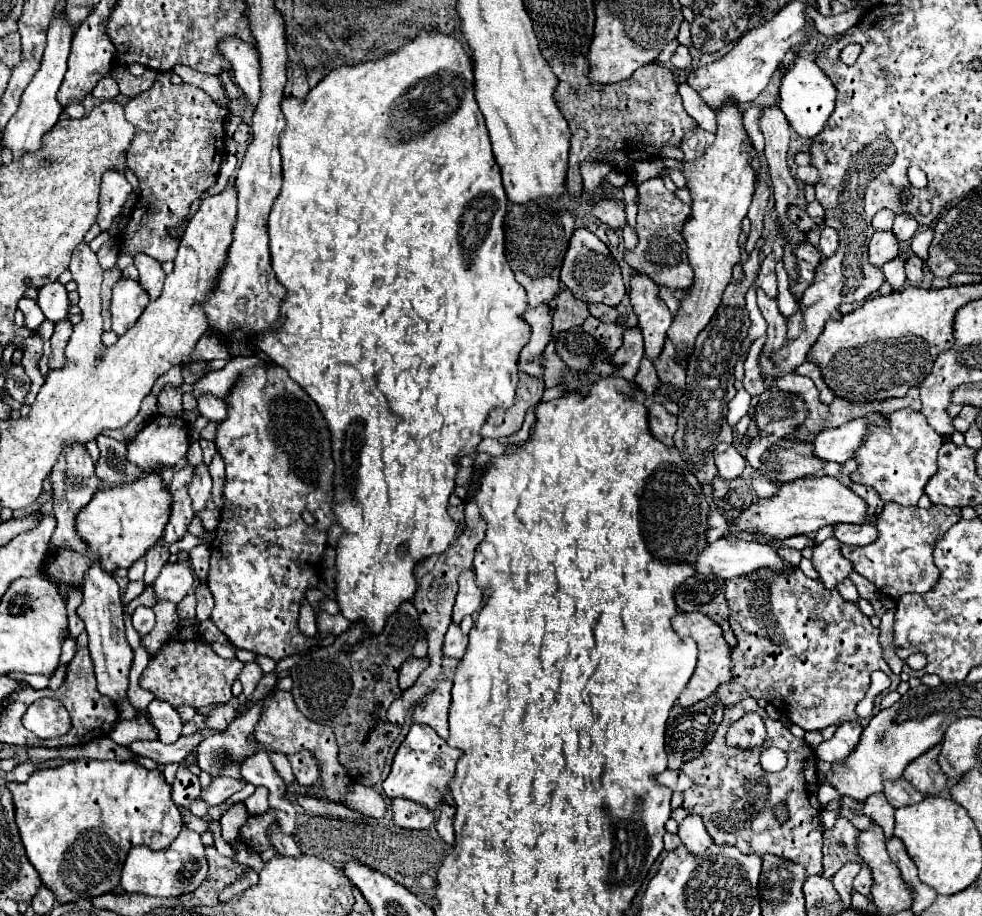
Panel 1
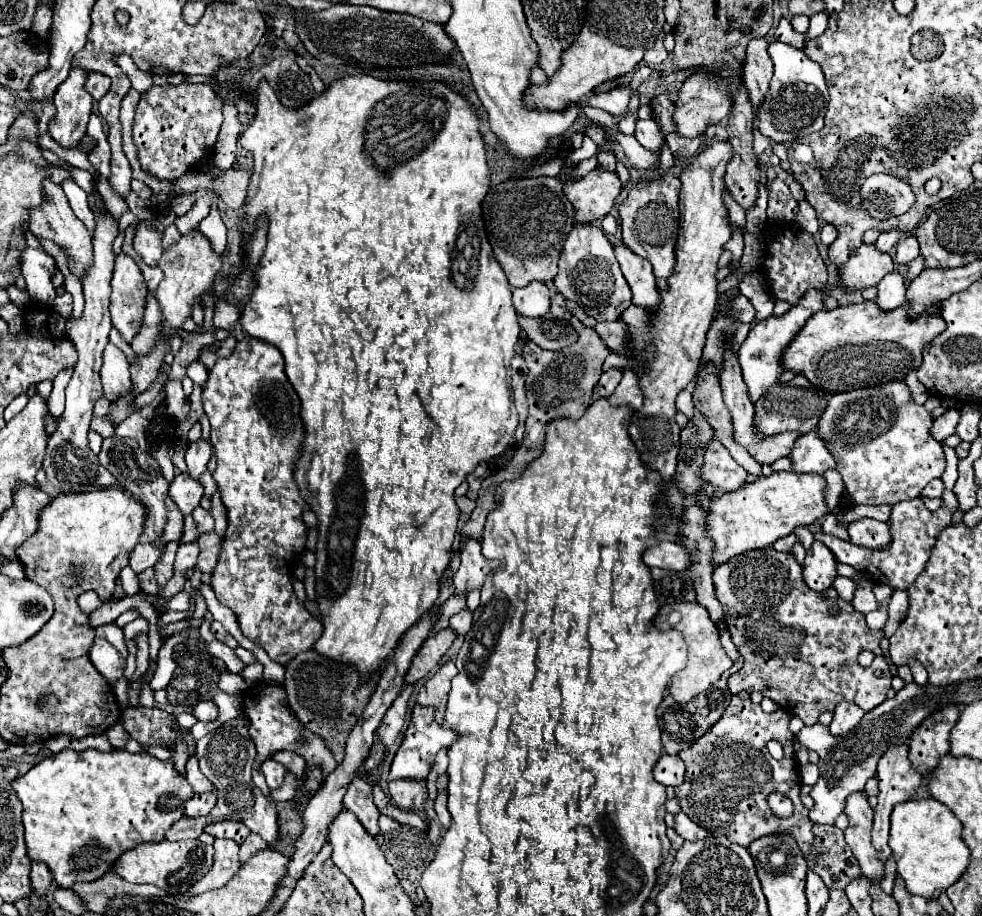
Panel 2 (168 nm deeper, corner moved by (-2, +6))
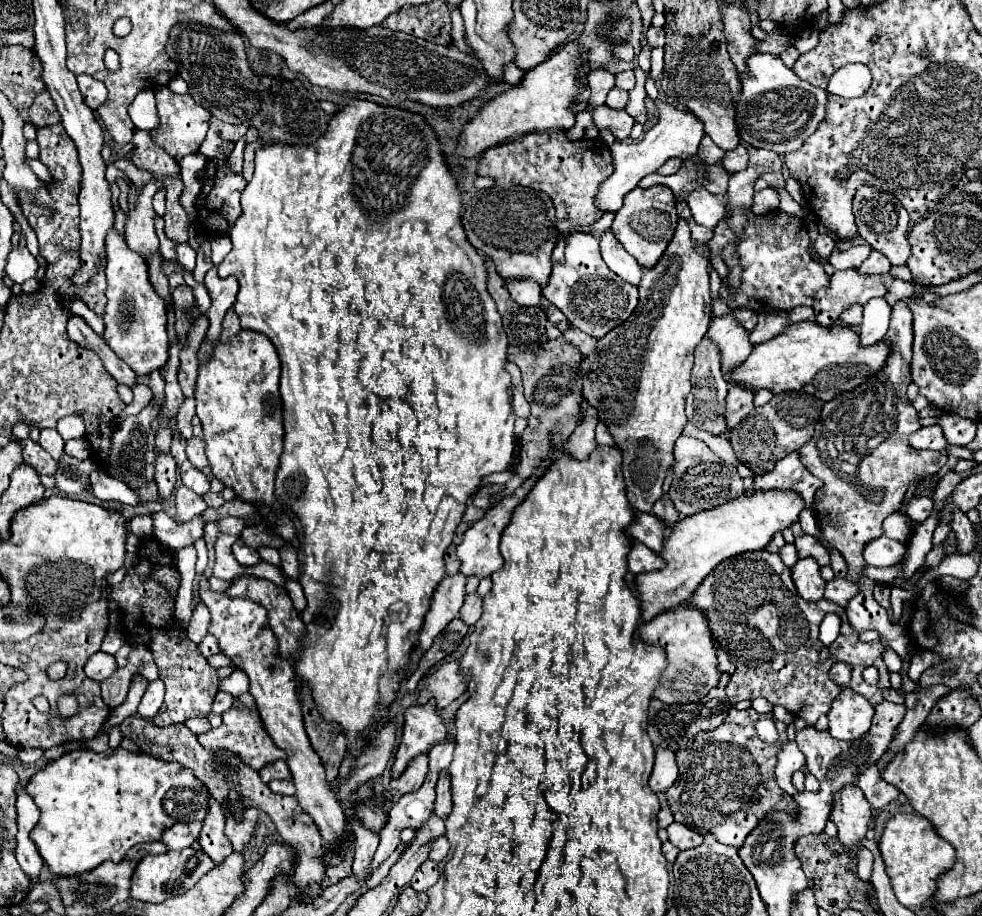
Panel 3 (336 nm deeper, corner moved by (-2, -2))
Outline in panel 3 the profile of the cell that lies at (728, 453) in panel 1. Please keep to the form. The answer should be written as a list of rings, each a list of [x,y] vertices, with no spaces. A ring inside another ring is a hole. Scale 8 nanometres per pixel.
[[[681,435],[675,441],[673,455],[675,455],[673,481],[671,481],[671,487],[667,493],[669,493],[673,507],[677,509],[681,519],[695,515],[703,509],[713,509],[717,505],[723,505],[723,503],[737,499],[739,495],[745,493],[743,479],[739,477],[737,469],[733,465],[725,463],[723,459],[719,459],[703,441]]]

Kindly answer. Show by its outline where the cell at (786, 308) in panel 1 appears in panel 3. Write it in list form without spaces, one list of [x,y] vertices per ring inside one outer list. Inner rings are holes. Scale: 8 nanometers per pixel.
[[[763,313],[759,315],[759,323],[755,325],[755,329],[749,333],[749,339],[753,343],[761,343],[771,339],[771,335],[781,333],[787,327],[787,313]]]

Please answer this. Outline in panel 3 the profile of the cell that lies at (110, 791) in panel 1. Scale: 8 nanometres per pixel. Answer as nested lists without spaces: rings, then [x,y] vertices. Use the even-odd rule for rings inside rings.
[[[121,747],[105,755],[97,755],[85,749],[69,751],[57,761],[51,761],[39,773],[35,773],[25,789],[41,811],[41,819],[31,831],[31,839],[37,845],[43,861],[47,863],[53,875],[79,875],[95,869],[103,861],[119,863],[133,845],[159,841],[163,831],[177,823],[173,819],[173,813],[189,815],[189,821],[203,821],[209,799],[207,787],[179,763],[163,761],[147,753],[131,753]],[[169,789],[171,789],[171,815],[165,809]]]

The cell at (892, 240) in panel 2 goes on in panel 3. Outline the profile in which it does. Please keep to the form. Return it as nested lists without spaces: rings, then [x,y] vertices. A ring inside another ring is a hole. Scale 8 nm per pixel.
[[[871,251],[871,255],[861,263],[861,267],[857,269],[861,275],[887,275],[891,269],[891,263],[885,255],[881,255],[879,251]]]

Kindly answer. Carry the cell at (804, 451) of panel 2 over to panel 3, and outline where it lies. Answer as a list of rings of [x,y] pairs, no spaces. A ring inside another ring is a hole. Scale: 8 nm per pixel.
[[[791,453],[785,459],[781,459],[773,471],[765,475],[757,475],[751,487],[753,491],[769,491],[769,489],[795,491],[797,495],[803,495],[805,507],[809,509],[813,505],[815,491],[823,487],[823,483],[819,483],[819,479],[805,469],[797,453]]]

